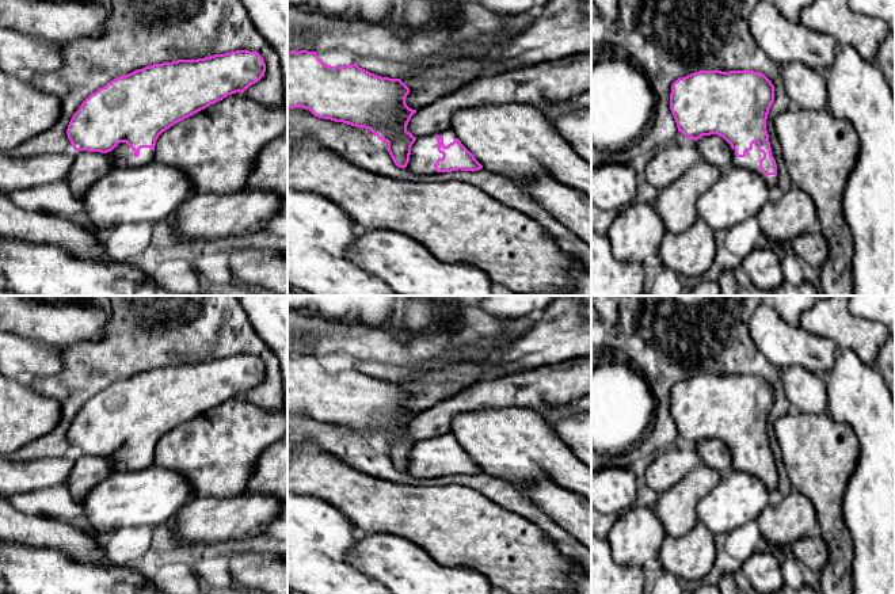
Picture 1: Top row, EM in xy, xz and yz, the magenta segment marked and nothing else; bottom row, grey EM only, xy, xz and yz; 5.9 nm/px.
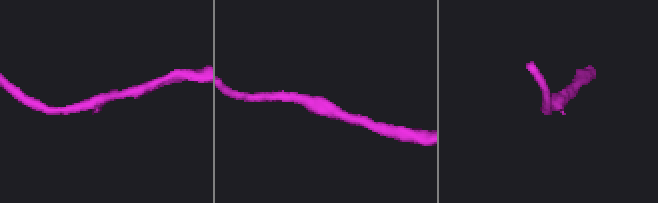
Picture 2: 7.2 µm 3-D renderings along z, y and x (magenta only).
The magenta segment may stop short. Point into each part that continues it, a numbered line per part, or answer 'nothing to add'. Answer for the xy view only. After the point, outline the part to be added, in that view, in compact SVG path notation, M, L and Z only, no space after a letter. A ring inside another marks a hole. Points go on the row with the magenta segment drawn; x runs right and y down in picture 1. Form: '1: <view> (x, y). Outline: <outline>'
1: xy (122, 156). Outline: M119 142L110 153L113 155L115 170L142 167L152 163L155 157L155 152L151 148L141 148L140 156L136 157L134 151L126 142Z

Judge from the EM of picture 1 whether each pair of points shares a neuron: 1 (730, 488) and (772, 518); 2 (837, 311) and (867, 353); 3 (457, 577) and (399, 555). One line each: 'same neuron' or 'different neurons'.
1: different neurons
2: same neuron
3: same neuron

